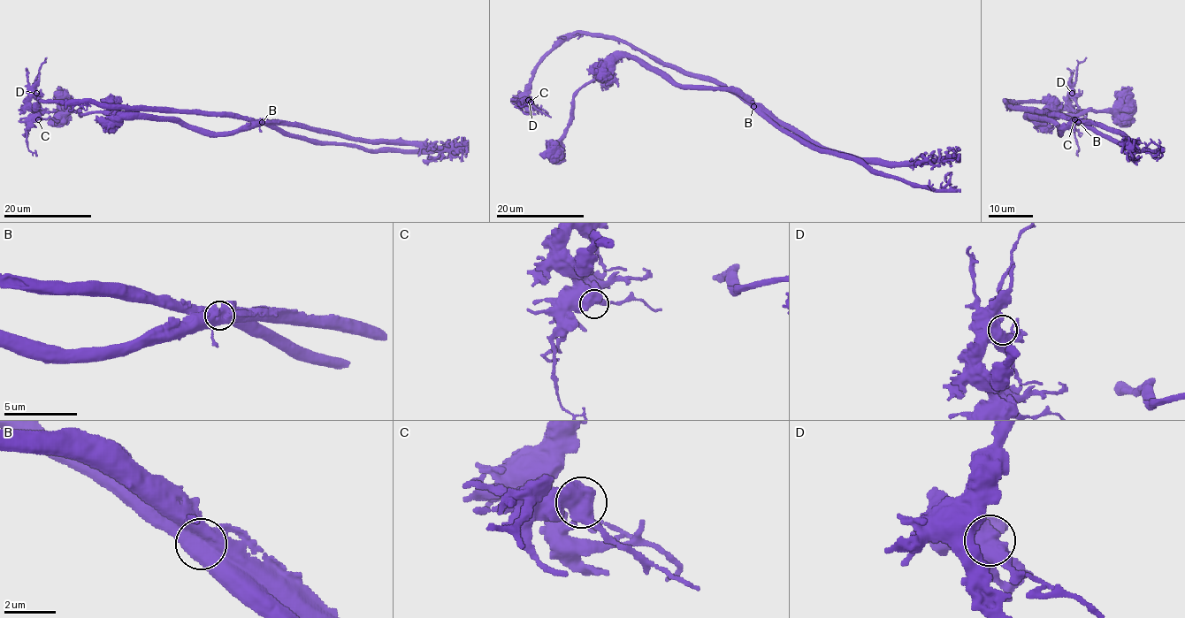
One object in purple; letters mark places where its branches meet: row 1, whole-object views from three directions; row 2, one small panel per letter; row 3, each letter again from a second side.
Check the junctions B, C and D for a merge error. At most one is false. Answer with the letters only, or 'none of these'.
B

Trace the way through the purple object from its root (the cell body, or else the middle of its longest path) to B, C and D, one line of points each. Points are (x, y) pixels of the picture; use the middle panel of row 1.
B: (602, 69), (607, 69), (619, 58), (637, 57), (660, 69), (680, 84), (738, 91), (753, 106)
C: (602, 69), (637, 57), (680, 84), (743, 96), (622, 41), (575, 34), (537, 67), (525, 99), (531, 102)
D: (602, 69), (637, 57), (680, 84), (743, 96), (622, 41), (575, 34), (539, 64), (522, 93), (528, 100)

